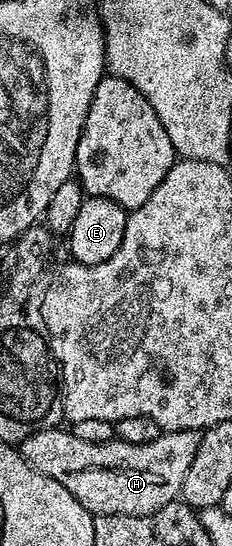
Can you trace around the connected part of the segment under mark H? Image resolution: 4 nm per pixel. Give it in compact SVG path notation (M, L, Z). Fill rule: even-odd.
M63 427L47 428L30 438L20 441L18 451L24 455L26 462L38 469L42 474L54 478L54 482L62 482L82 506L93 514L101 510L121 512L123 516L145 516L180 496L182 486L186 482L186 474L190 470L190 462L194 462L194 454L198 454L201 433L194 432L164 432L154 442L131 444L113 438L110 442L82 442L70 430Z

